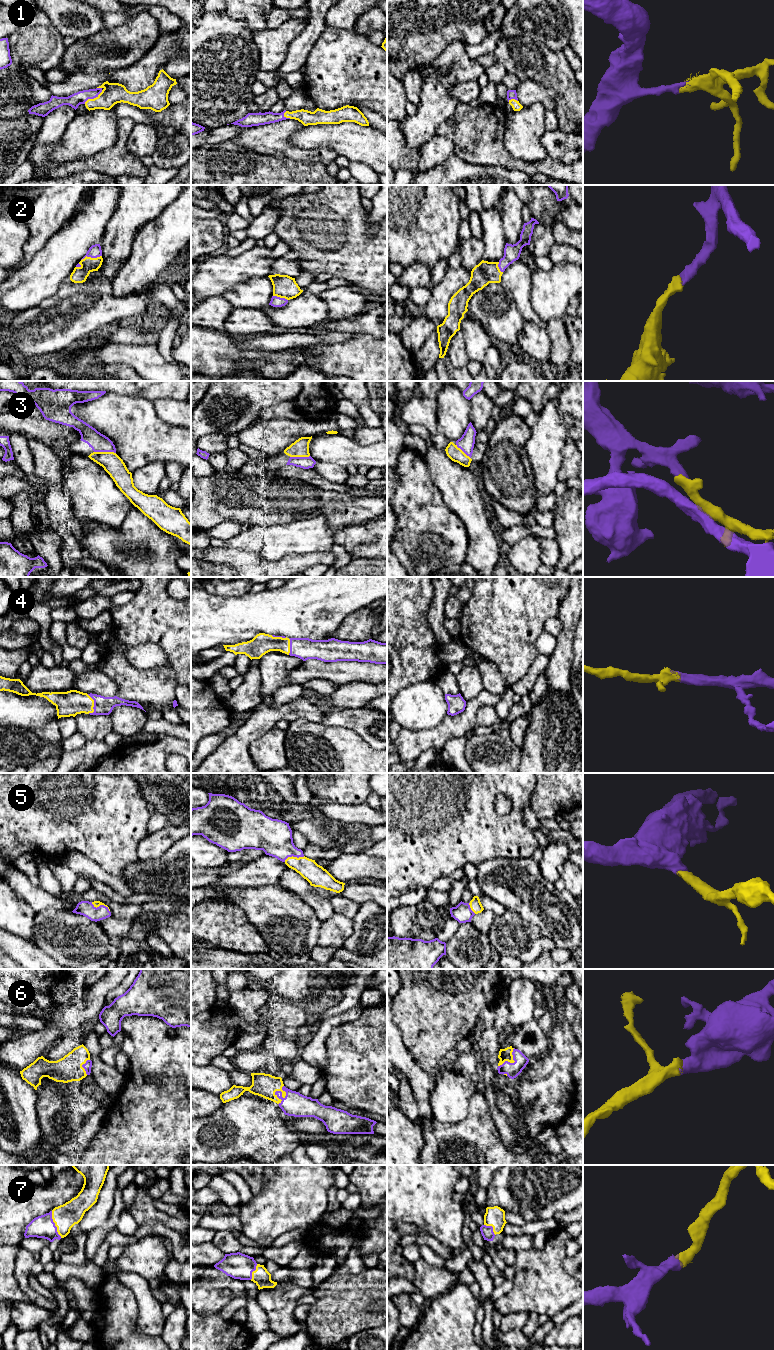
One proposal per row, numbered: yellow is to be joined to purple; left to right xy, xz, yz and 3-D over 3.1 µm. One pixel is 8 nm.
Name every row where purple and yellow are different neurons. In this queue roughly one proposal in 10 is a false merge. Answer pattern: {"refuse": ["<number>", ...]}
{"refuse": []}

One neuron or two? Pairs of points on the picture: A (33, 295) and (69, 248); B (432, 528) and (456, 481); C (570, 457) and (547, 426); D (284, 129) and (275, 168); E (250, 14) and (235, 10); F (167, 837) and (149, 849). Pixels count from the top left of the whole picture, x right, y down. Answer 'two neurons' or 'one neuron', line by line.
A: one neuron
B: two neurons
C: two neurons
D: two neurons
E: one neuron
F: one neuron

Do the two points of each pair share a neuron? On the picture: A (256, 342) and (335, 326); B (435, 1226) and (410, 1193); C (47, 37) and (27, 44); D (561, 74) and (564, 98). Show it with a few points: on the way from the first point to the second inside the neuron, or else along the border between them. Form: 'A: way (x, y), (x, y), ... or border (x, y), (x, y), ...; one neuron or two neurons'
A: border (306, 332), (321, 333); two neurons
B: way (435, 1218), (418, 1201); one neuron
C: way (42, 42), (32, 44); one neuron
D: way (562, 80), (564, 92); one neuron

